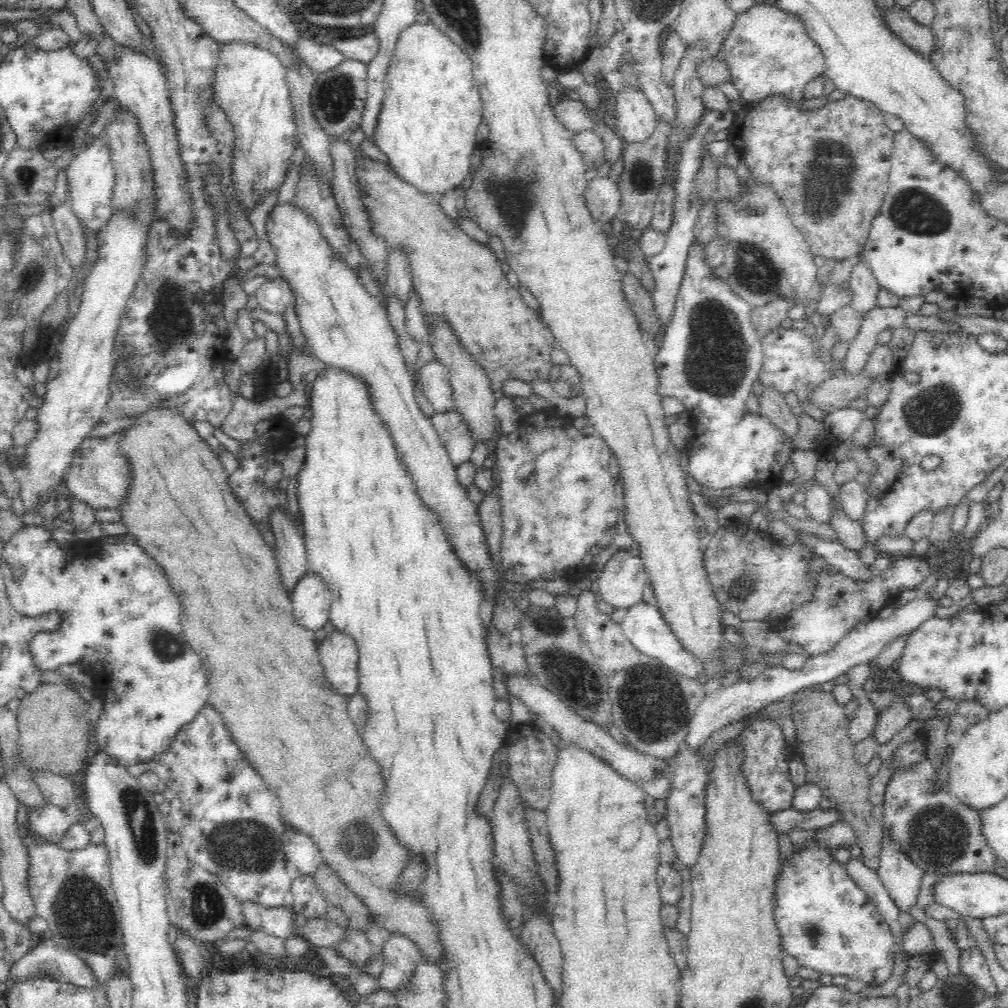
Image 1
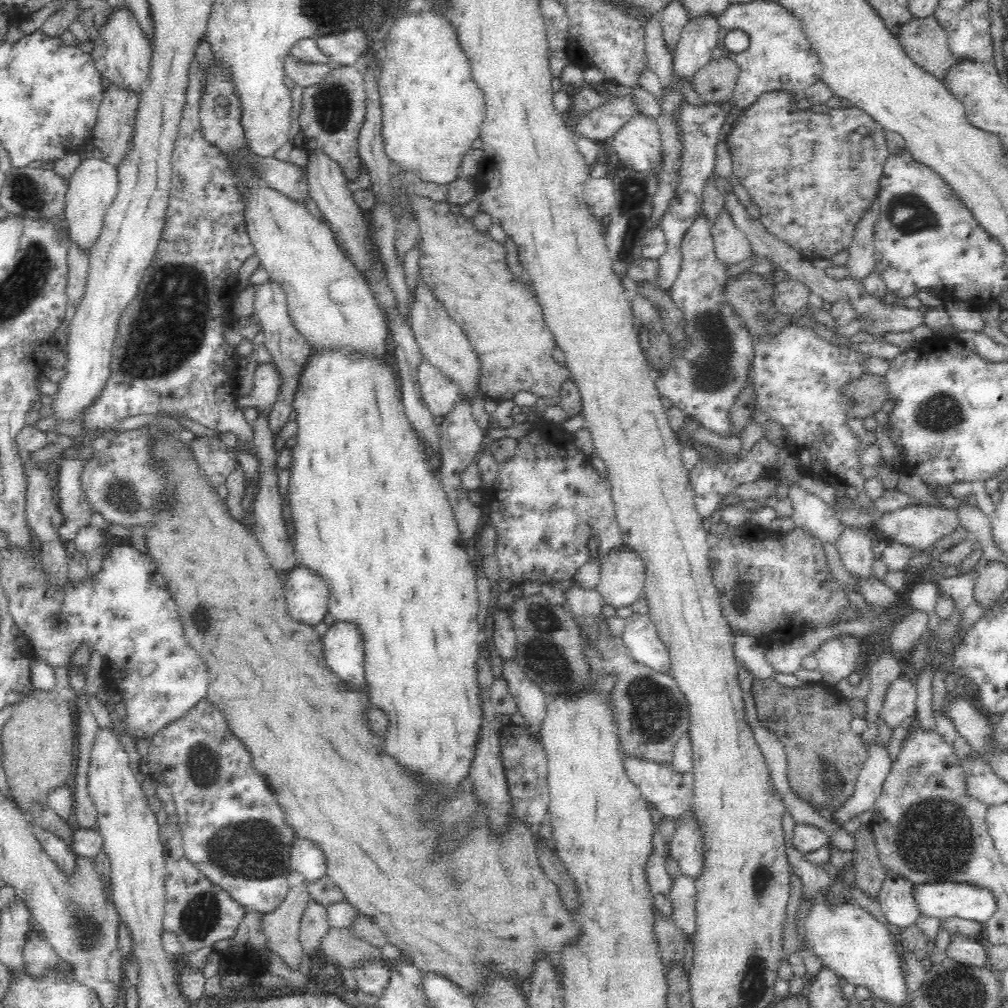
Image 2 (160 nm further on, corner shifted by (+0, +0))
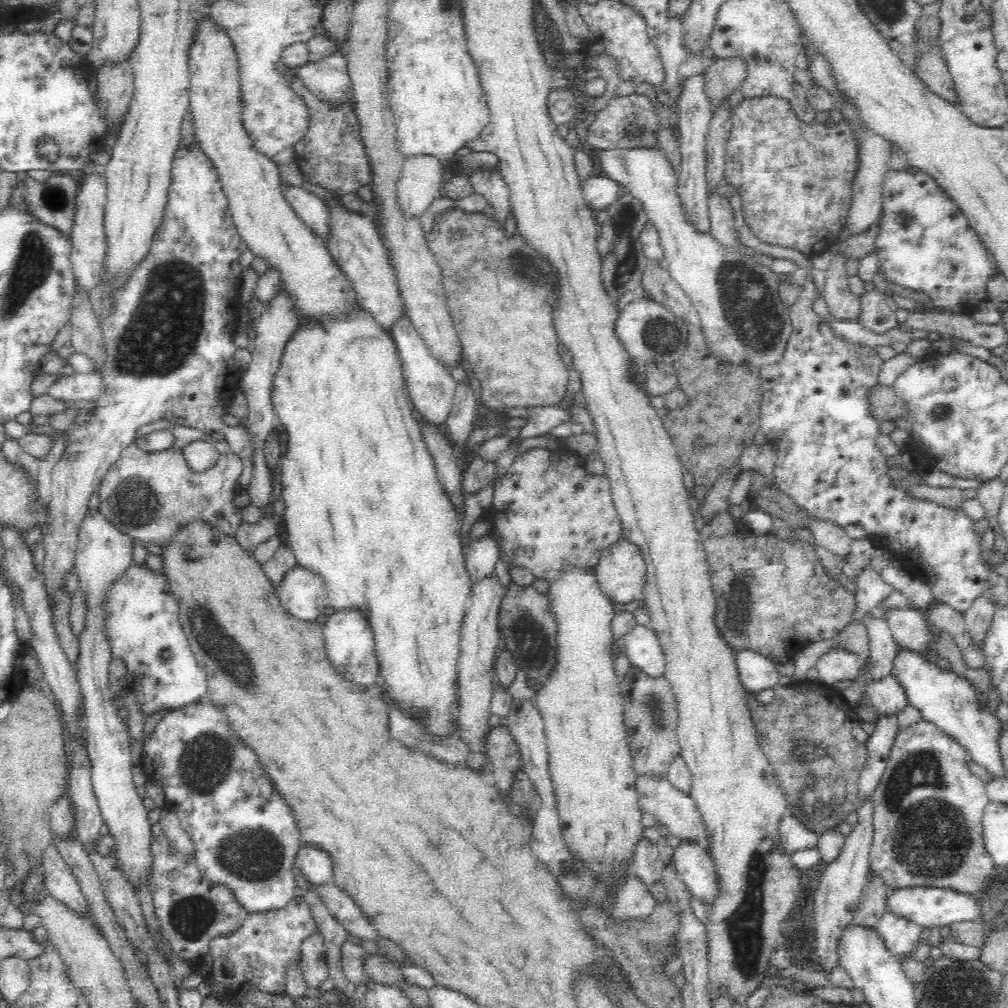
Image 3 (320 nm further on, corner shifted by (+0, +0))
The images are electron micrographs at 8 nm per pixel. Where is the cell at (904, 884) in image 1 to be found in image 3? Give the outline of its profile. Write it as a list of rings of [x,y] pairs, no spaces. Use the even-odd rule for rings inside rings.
[[[888,906],[878,919],[875,928],[886,939],[888,950],[898,957],[909,954],[909,950],[912,950],[914,943],[922,936],[924,929],[908,917],[894,913]]]

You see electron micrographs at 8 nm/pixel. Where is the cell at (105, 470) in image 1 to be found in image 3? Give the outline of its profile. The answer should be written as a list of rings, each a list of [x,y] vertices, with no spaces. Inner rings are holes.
[[[152,423],[139,426],[131,443],[122,449],[118,460],[102,477],[97,488],[100,514],[119,532],[130,535],[143,546],[149,543],[159,546],[168,544],[172,538],[170,532],[174,534],[174,528],[186,520],[204,520],[225,534],[236,534],[236,528],[242,522],[241,509],[234,505],[234,494],[240,490],[238,479],[243,471],[239,456],[231,451],[226,440],[214,441],[220,451],[220,460],[212,468],[194,471],[186,460],[184,448],[195,440],[209,440],[210,436],[198,428],[175,426],[169,430],[174,436],[174,440],[170,440],[170,448],[156,452],[140,448],[136,440],[156,428],[158,426]]]

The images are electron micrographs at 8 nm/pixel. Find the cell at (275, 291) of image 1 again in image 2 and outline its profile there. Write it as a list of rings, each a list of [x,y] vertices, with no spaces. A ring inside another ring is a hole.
[[[269,279],[254,287],[254,307],[258,315],[258,320],[260,320],[259,324],[264,332],[263,343],[271,354],[280,381],[278,396],[267,412],[269,427],[274,434],[278,434],[288,422],[290,412],[294,409],[294,405],[292,405],[294,404],[294,396],[296,396],[298,386],[300,386],[302,372],[304,372],[304,368],[310,362],[313,348],[307,343],[305,337],[296,330],[296,327],[294,327],[294,323],[289,314],[287,296],[280,284]]]

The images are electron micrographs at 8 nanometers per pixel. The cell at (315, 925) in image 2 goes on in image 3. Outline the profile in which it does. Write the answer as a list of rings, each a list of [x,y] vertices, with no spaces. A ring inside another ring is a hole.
[[[316,930],[310,933],[300,945],[302,974],[306,984],[310,988],[318,989],[329,976],[329,964],[327,961],[327,948],[322,937],[322,931]]]

